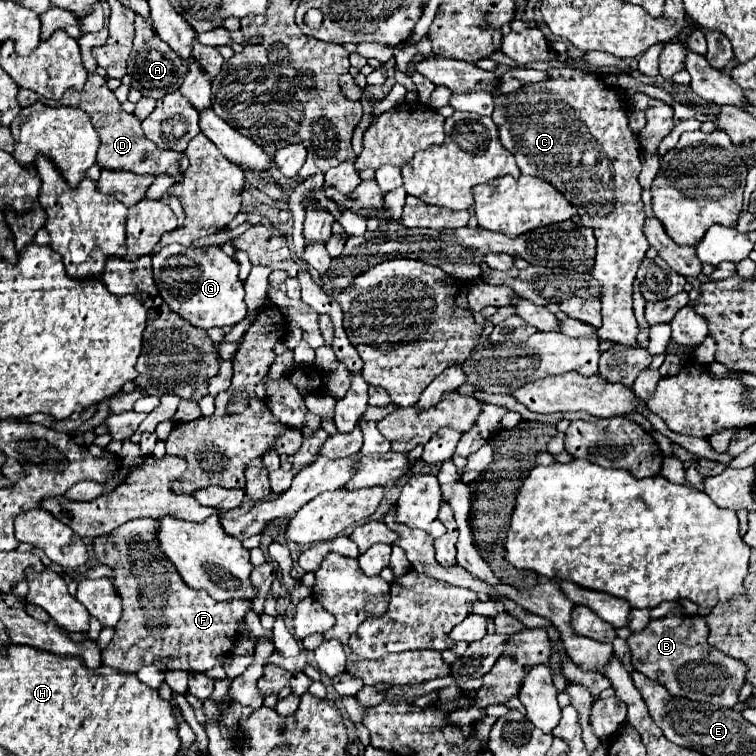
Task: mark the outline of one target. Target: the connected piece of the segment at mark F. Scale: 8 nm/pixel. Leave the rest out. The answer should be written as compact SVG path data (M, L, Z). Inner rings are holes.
M137 518L111 532L113 544L105 536L93 542L97 560L115 570L113 584L123 600L123 616L111 644L101 652L101 662L123 672L137 672L145 664L155 664L163 672L207 672L219 656L231 652L237 622L251 610L251 604L245 600L217 602L207 592L187 588L173 564L157 552L153 528L157 528L153 518Z

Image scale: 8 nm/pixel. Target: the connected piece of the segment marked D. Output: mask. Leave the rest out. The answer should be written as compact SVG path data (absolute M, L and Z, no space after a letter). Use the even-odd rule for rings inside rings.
M89 74L85 88L81 92L77 90L67 90L63 94L61 100L55 102L57 106L77 106L83 108L89 116L93 126L97 128L99 136L101 136L101 146L97 152L97 164L101 168L109 168L109 170L129 170L135 174L175 174L179 176L179 160L181 160L181 152L175 150L161 150L157 148L151 140L145 138L143 128L141 128L141 120L135 114L127 114L125 110L119 110L121 104L115 98L115 94L107 88L105 78L99 74Z

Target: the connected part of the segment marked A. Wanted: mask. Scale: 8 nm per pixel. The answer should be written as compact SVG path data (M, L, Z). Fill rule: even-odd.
M141 16L135 18L135 40L133 40L133 50L129 58L129 70L133 78L133 88L139 90L145 98L159 100L161 96L175 92L181 88L183 78L187 76L187 66L185 62L155 34L155 30L141 20Z

